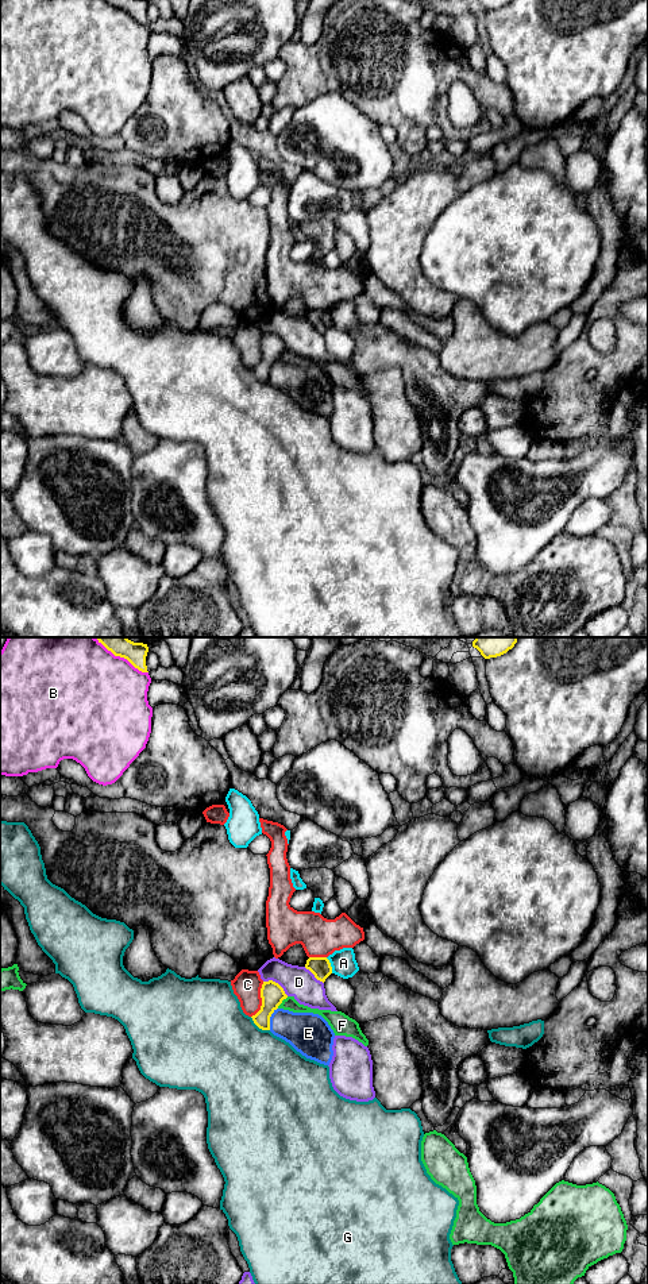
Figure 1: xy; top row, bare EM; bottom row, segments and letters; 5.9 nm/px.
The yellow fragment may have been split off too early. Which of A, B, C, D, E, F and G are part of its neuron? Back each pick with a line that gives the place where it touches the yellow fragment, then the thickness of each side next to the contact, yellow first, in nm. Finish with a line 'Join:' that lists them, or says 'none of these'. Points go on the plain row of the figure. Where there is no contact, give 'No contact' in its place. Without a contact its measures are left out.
Join: none of these

